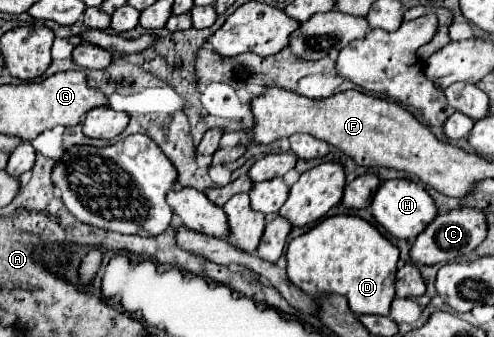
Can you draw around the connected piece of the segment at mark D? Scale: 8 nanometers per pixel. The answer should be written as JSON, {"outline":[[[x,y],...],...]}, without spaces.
{"outline":[[[333,215],[289,243],[287,277],[313,299],[329,293],[347,297],[355,315],[389,315],[389,305],[395,297],[397,261],[399,249],[371,223],[361,217]]]}

